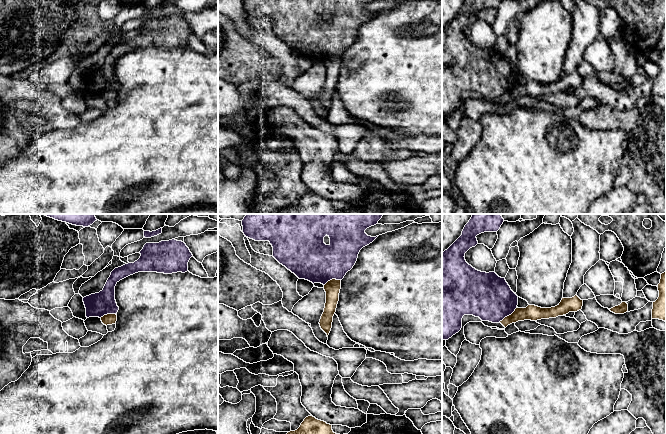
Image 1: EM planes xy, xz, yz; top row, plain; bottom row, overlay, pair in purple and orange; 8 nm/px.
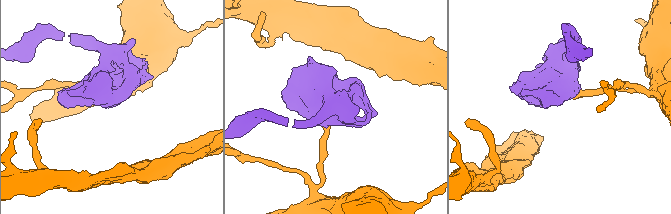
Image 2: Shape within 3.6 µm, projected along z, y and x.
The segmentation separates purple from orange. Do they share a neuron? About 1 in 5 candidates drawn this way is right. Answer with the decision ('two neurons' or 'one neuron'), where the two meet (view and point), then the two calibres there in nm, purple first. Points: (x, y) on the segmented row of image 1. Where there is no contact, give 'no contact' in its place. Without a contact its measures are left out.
two neurons | yz (508, 315) | 360/120 nm

